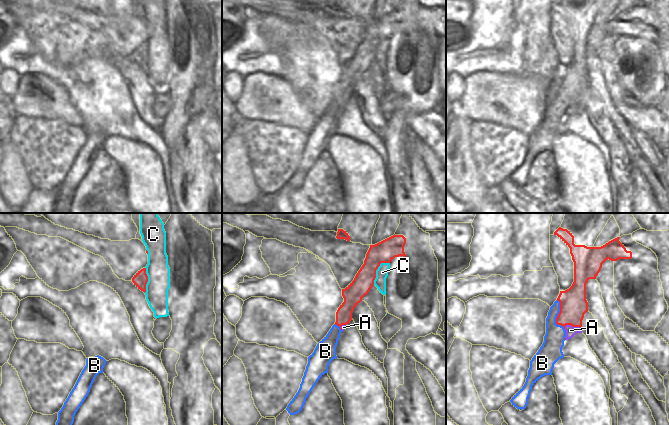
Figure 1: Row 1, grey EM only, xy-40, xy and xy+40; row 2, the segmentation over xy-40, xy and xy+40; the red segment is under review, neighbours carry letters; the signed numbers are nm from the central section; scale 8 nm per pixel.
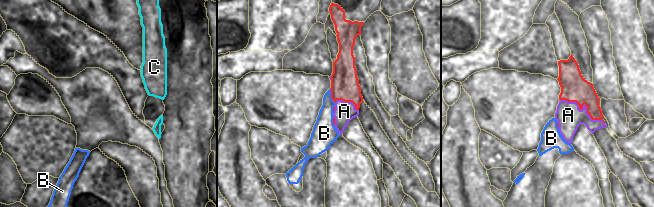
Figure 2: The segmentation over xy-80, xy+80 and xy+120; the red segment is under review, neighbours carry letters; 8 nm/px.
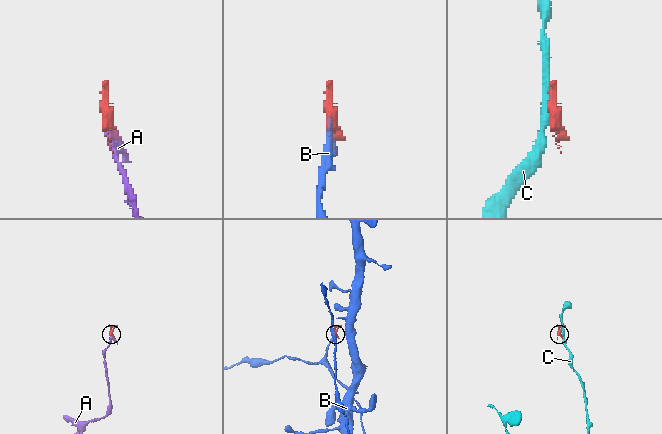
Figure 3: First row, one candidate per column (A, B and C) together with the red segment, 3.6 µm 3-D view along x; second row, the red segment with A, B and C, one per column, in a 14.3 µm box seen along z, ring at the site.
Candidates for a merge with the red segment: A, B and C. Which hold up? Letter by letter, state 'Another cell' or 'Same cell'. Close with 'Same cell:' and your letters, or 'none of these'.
A: Another cell
B: Same cell
C: Another cell
Same cell: B

